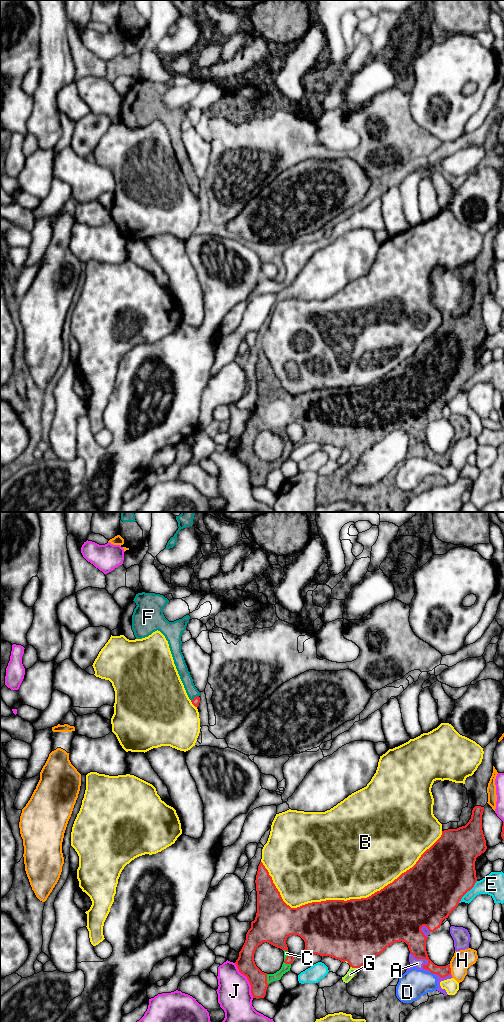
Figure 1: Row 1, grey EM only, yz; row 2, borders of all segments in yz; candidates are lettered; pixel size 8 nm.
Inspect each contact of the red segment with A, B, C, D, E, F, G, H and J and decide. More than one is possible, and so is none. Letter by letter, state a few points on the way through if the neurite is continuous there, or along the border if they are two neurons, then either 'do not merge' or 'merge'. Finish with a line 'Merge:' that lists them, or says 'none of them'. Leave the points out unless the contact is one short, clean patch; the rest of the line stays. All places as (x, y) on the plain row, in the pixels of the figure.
A: merge
B: do not merge
C: merge
D: do not merge
E: do not merge
F: across yz (196, 188), (194, 185), (191, 178) | merge
G: merge
H: do not merge
J: do not merge
Merge: A, C, F, G

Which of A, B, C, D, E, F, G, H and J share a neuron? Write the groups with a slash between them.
A C F G / B D / E / H / J

